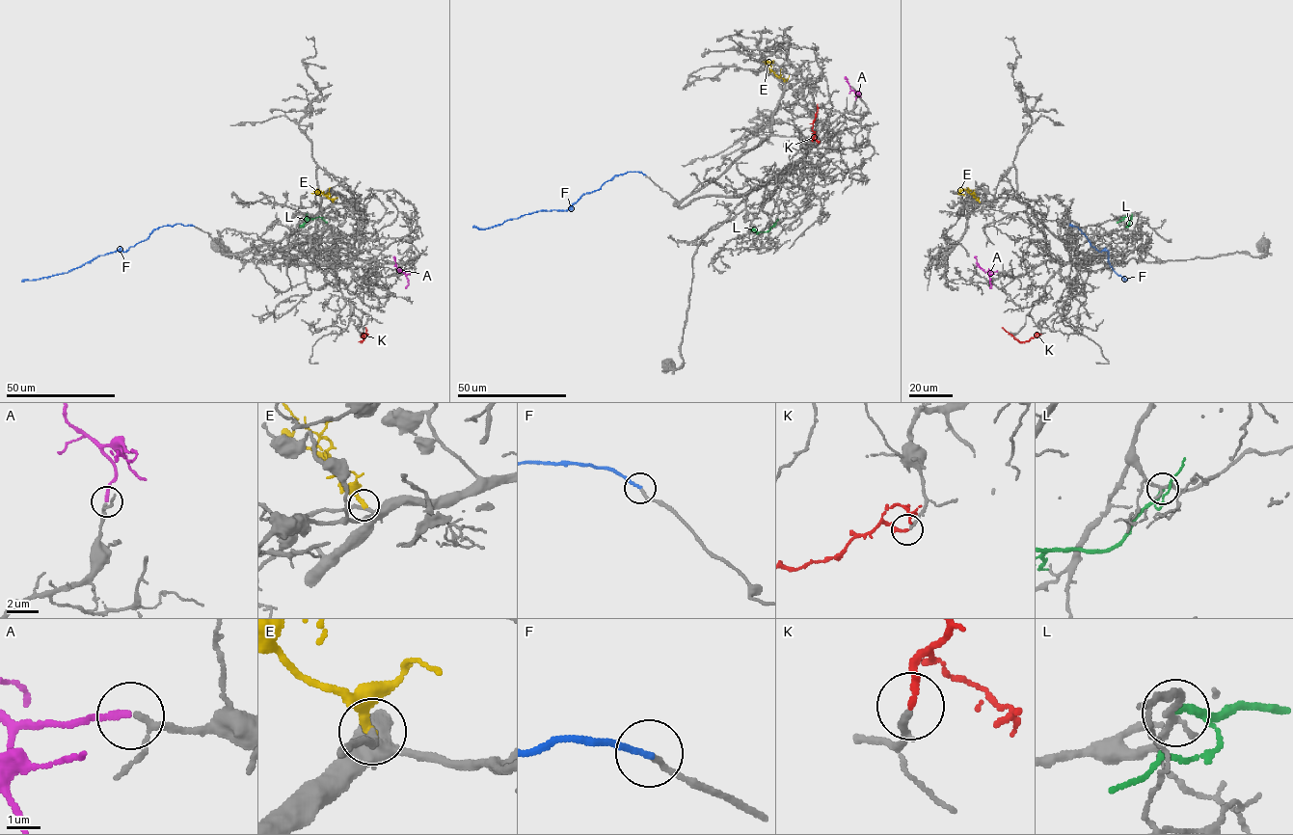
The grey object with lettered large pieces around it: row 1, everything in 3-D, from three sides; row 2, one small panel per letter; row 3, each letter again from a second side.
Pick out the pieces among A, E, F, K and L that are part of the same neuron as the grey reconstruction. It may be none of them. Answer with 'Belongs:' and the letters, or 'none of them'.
Belongs: A, F, K

